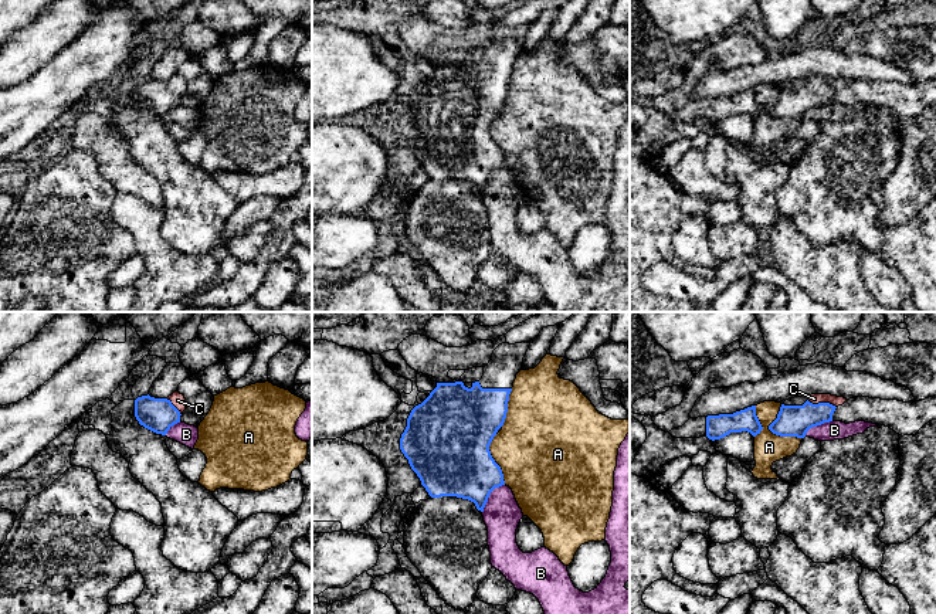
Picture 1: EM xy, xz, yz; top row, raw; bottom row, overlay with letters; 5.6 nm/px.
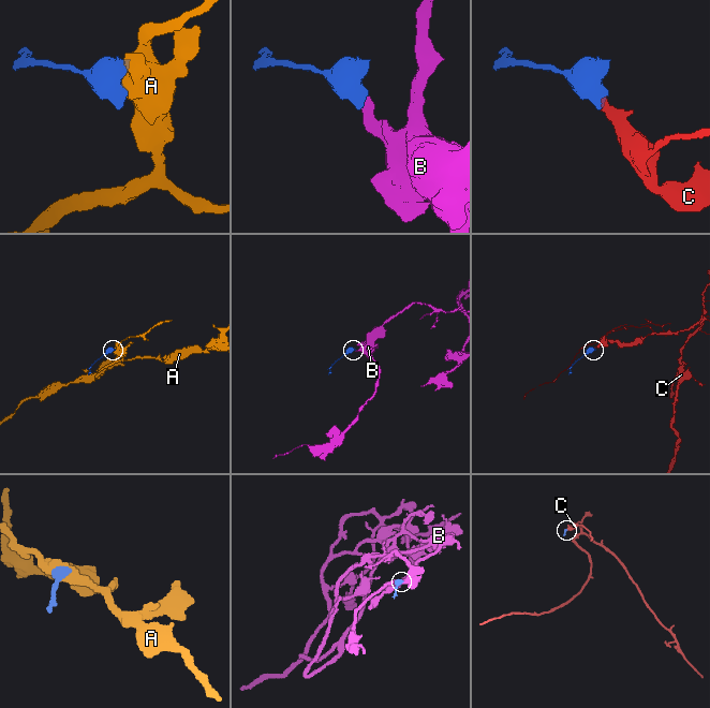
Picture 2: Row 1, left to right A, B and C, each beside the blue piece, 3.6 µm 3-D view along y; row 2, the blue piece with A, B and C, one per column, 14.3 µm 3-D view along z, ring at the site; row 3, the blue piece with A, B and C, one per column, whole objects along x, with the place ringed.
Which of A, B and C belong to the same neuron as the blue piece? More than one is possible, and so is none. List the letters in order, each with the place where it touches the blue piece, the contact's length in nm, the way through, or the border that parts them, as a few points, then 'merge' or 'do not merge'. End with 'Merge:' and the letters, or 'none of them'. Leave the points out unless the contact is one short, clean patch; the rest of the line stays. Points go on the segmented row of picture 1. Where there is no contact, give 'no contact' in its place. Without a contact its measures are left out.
A: yz (773, 433) | 240 nm | do not merge
B: xz (488, 497) | 200 nm | along xz (504, 484), (491, 492), (482, 512) | do not merge
C: yz (821, 403) | 170 nm | across yz (792, 420), (809, 416), (821, 403), (814, 399) | merge
Merge: C

